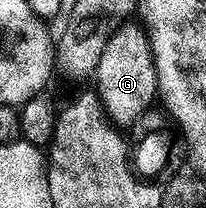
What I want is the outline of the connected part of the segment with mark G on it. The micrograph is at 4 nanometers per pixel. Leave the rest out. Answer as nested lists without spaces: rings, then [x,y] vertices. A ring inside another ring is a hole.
[[[124,22],[113,32],[113,36],[109,36],[105,52],[101,52],[101,60],[97,60],[93,75],[94,89],[99,95],[103,111],[120,128],[134,127],[143,111],[152,109],[159,89],[148,31],[142,25],[134,26],[133,22]]]

